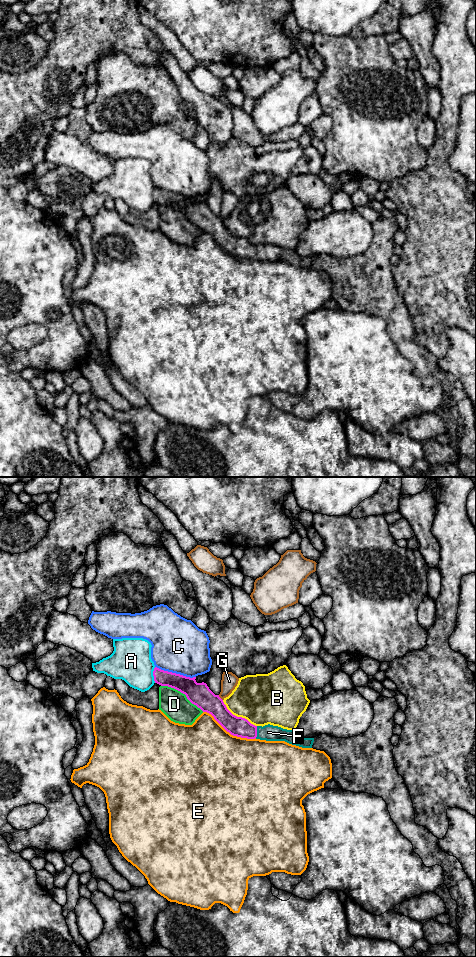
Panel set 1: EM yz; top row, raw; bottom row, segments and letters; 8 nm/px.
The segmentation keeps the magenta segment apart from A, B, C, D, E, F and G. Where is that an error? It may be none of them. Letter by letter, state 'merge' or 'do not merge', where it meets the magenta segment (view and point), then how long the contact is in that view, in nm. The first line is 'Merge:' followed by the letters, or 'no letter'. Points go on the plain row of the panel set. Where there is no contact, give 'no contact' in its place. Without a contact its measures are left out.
Merge: F
A: do not merge; contact yz (153, 195); length 130 nm
B: do not merge; contact yz (238, 237); length 360 nm
C: do not merge; contact yz (175, 193); length 340 nm
D: do not merge; contact yz (183, 213); length 400 nm
E: do not merge; contact yz (229, 252); length 480 nm
F: merge; contact yz (256, 252); length 100 nm
G: do not merge; contact yz (220, 218); length 60 nm

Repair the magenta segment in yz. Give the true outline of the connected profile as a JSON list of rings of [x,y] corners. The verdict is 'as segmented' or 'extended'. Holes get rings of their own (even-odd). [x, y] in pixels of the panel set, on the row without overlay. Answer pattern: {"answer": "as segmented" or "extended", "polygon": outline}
{"answer": "extended", "polygon": [[[157,187],[154,188],[153,196],[155,203],[174,208],[185,214],[192,224],[203,232],[211,234],[233,256],[266,261],[285,261],[302,268],[312,268],[314,258],[302,258],[296,250],[287,250],[270,244],[263,247],[255,246],[247,239],[233,235],[219,215],[215,215],[206,203],[197,203],[196,197],[186,197]]]}

